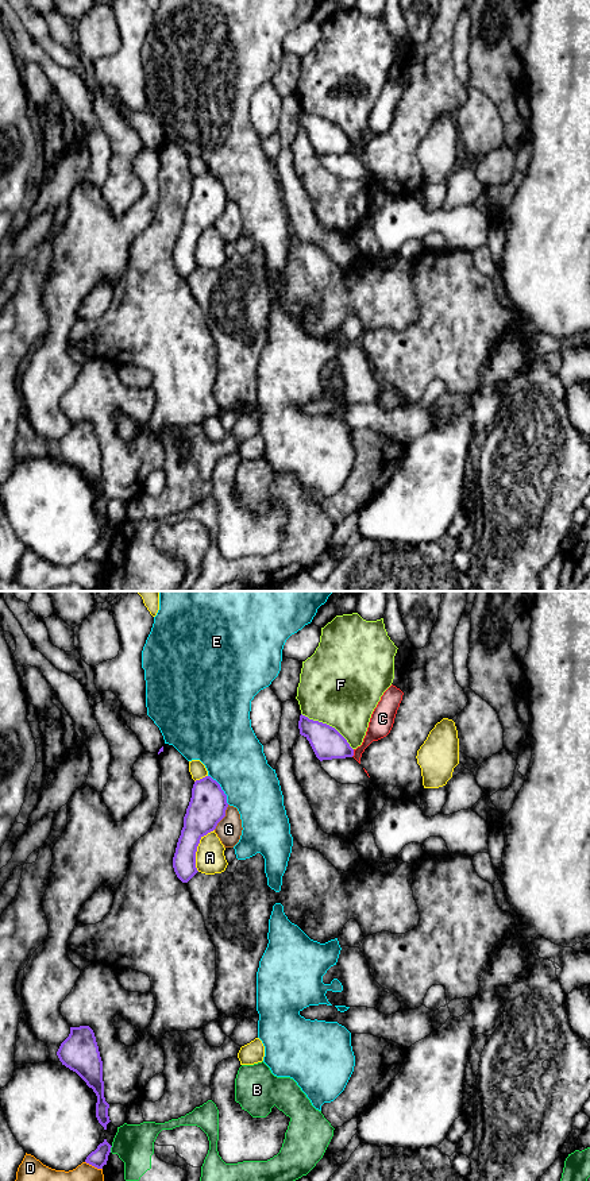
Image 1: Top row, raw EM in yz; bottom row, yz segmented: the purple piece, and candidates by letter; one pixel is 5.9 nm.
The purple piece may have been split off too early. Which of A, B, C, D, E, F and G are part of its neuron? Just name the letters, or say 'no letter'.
no letter

